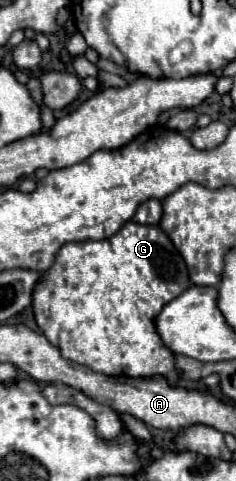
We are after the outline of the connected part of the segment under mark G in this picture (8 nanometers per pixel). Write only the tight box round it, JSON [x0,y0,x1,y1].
[33,221,189,379]

